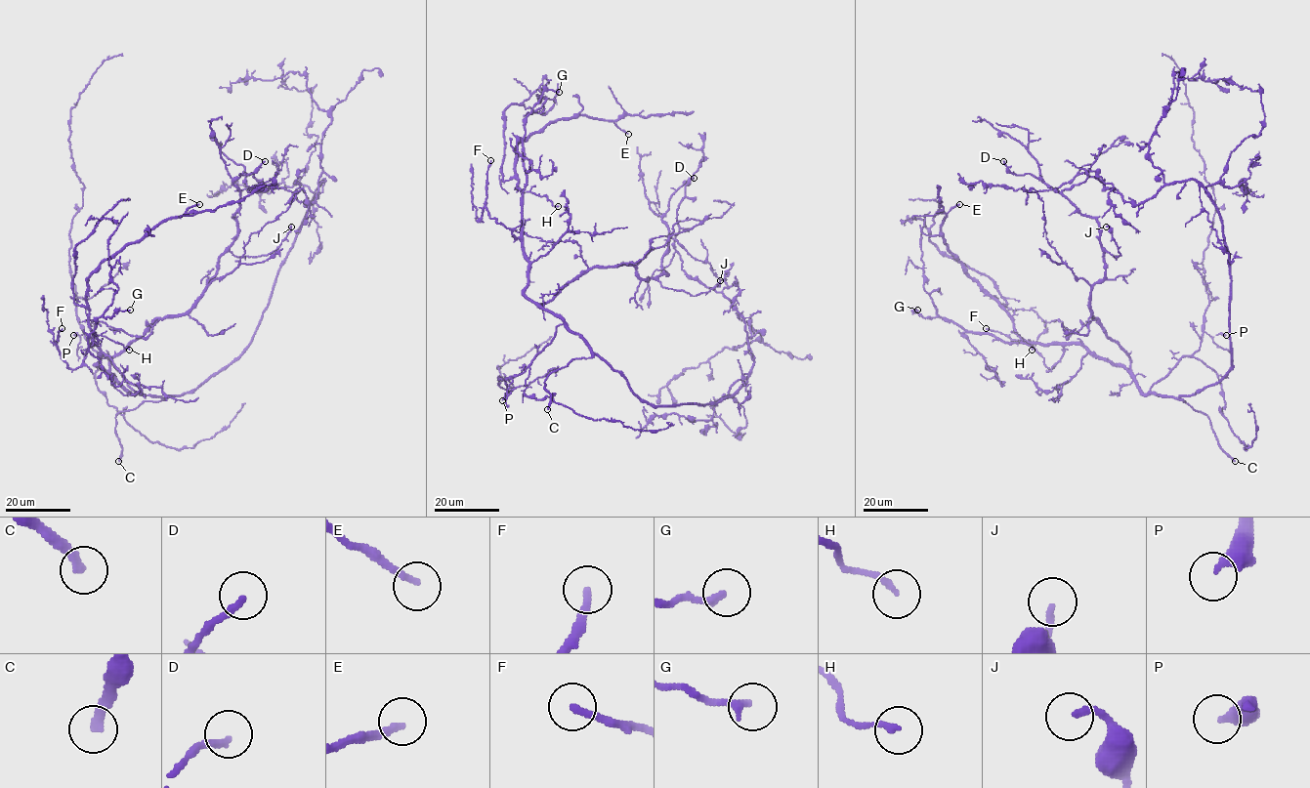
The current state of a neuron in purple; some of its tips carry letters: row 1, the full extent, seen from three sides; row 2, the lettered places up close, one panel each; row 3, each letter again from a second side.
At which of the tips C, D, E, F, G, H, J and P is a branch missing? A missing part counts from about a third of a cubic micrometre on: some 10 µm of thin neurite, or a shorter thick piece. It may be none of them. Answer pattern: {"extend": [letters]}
{"extend": ["C", "E", "F"]}

